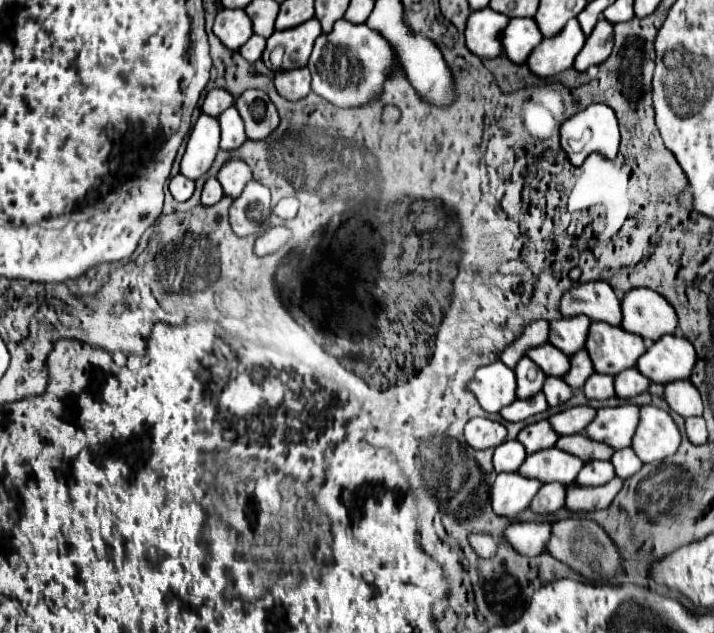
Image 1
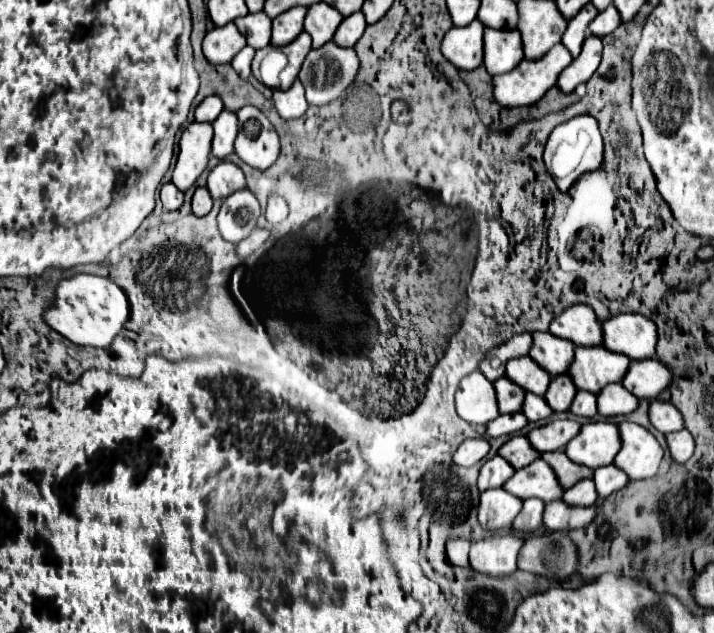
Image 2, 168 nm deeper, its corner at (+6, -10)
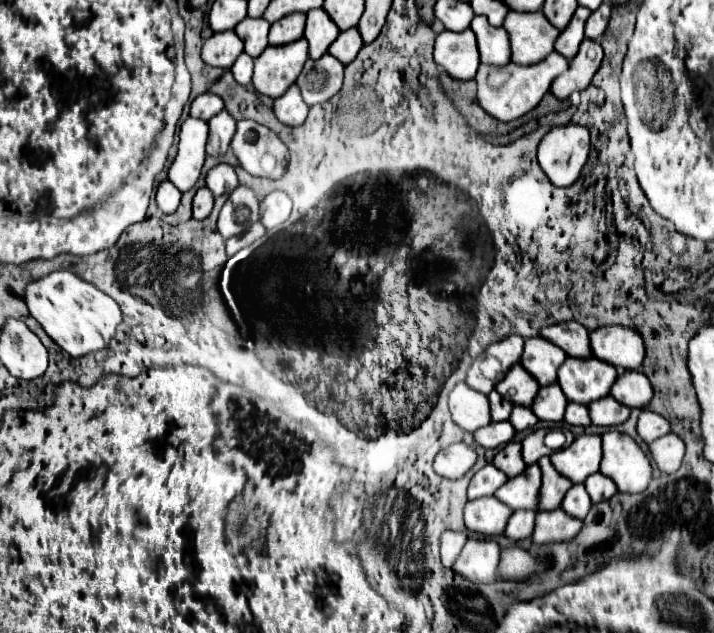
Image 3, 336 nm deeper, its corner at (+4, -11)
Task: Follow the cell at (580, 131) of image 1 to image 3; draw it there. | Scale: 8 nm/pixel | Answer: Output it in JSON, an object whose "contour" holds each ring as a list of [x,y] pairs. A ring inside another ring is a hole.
{"contour":[[[576,124],[552,128],[538,144],[538,164],[550,182],[560,188],[578,180],[588,154],[590,134]]]}

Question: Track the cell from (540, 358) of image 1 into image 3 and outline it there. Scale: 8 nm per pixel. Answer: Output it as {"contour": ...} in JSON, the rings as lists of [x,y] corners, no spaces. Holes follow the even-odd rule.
{"contour":[[[514,364],[506,372],[504,380],[496,384],[496,392],[504,400],[508,400],[514,406],[526,406],[526,408],[532,404],[534,396],[538,394],[538,388],[540,388],[538,382],[520,364]]]}

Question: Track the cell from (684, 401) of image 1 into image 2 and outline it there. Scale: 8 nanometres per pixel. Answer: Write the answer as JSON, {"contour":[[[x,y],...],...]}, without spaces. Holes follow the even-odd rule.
{"contour":[[[652,399],[652,403],[650,403],[650,421],[662,433],[680,431],[684,427],[682,413],[670,401],[662,401],[662,399]]]}

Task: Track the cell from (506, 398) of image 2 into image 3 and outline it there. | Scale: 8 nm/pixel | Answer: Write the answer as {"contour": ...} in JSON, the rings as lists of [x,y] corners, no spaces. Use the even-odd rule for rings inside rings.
{"contour":[[[494,390],[488,394],[488,402],[490,402],[492,422],[504,422],[504,420],[508,420],[508,416],[512,412],[512,404],[506,404],[506,400],[502,400],[502,396],[498,396]]]}

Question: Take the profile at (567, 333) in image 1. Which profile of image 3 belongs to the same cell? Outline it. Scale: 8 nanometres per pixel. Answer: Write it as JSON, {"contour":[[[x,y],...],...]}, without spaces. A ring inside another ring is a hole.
{"contour":[[[534,336],[524,344],[524,354],[520,358],[520,364],[540,386],[548,386],[556,382],[554,376],[564,360],[566,354],[560,348],[554,348],[554,344],[550,344],[548,340]]]}

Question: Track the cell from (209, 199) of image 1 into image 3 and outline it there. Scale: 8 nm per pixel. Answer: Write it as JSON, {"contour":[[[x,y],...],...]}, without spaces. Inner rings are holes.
{"contour":[[[200,188],[194,196],[194,202],[192,202],[192,218],[204,220],[212,212],[212,204],[214,204],[212,192],[208,188]]]}

